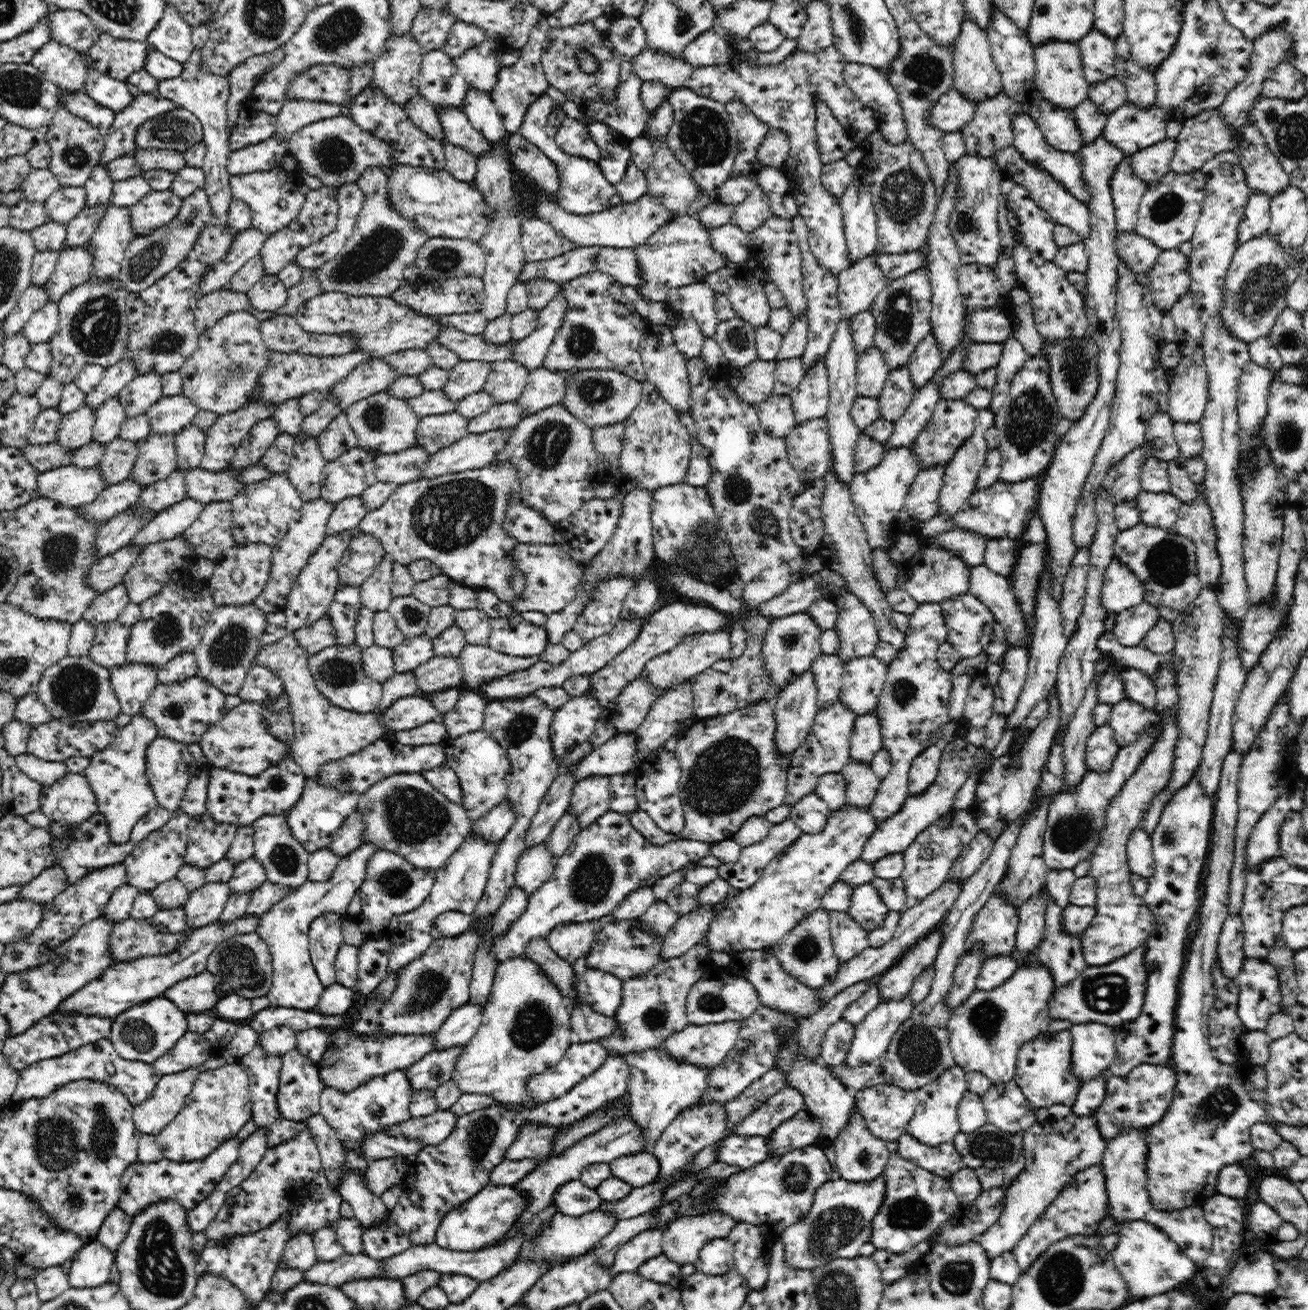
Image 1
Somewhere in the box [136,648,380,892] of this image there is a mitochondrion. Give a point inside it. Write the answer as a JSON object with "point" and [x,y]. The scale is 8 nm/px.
{"point":[335,672]}

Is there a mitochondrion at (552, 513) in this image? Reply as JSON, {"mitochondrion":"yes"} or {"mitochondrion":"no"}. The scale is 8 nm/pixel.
{"mitochondrion":"no"}

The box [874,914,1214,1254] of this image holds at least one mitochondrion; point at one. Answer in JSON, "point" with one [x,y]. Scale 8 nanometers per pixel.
{"point":[917,1048]}

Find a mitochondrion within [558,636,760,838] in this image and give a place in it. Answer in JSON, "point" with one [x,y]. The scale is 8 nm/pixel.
{"point":[593,801]}

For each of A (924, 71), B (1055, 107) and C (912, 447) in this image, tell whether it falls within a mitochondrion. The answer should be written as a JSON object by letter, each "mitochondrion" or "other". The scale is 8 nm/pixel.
{"A":"mitochondrion","B":"other","C":"other"}

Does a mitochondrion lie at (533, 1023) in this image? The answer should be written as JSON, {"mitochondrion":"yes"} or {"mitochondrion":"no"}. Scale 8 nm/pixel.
{"mitochondrion":"yes"}

